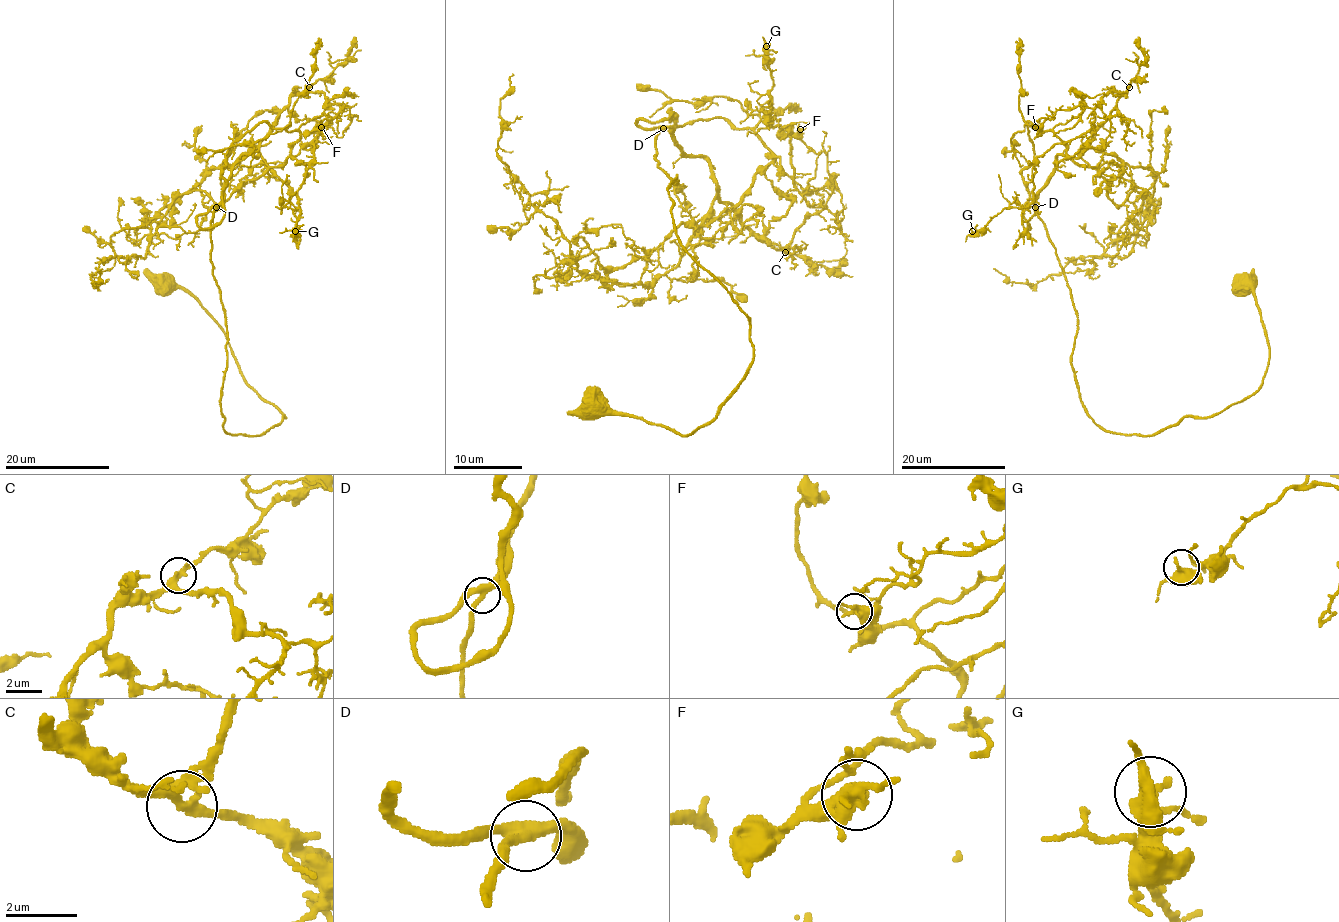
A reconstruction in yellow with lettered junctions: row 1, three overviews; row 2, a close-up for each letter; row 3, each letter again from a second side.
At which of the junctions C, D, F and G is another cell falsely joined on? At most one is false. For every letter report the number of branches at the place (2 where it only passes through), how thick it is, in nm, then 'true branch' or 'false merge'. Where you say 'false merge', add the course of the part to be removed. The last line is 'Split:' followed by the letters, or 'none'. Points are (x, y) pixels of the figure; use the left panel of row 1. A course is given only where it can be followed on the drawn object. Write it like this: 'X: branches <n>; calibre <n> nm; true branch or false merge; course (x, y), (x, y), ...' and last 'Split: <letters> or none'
C: branches 3; calibre 260 nm; true branch
D: branches 3; calibre 320 nm; true branch
F: branches 3; calibre 360 nm; true branch
G: branches 3; calibre 400 nm; true branch
Split: none

